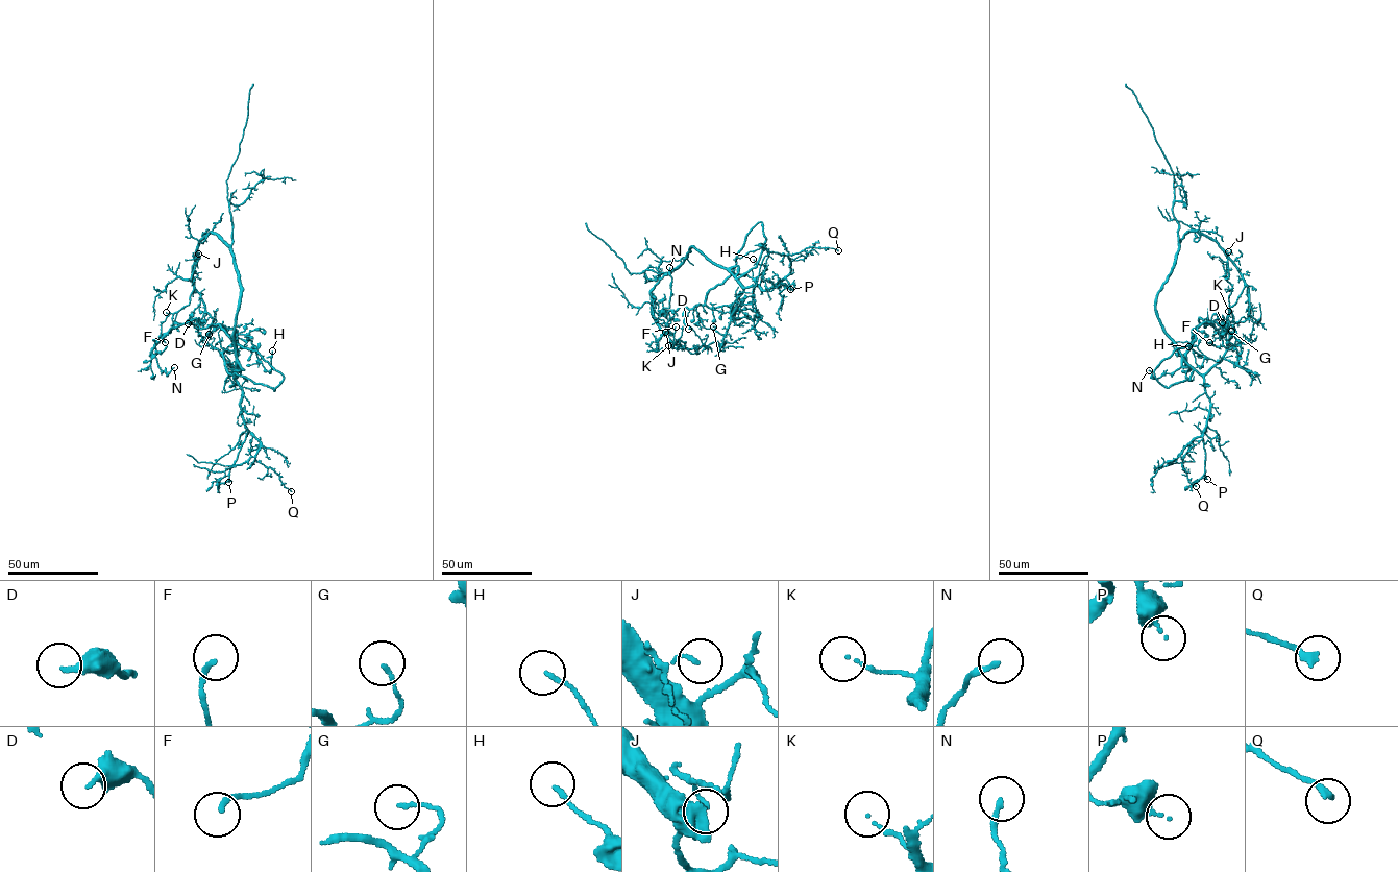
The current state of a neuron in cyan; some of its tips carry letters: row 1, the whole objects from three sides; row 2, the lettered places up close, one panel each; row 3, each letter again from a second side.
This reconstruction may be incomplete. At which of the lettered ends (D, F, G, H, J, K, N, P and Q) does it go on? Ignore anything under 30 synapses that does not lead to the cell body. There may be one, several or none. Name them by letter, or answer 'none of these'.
none of these

